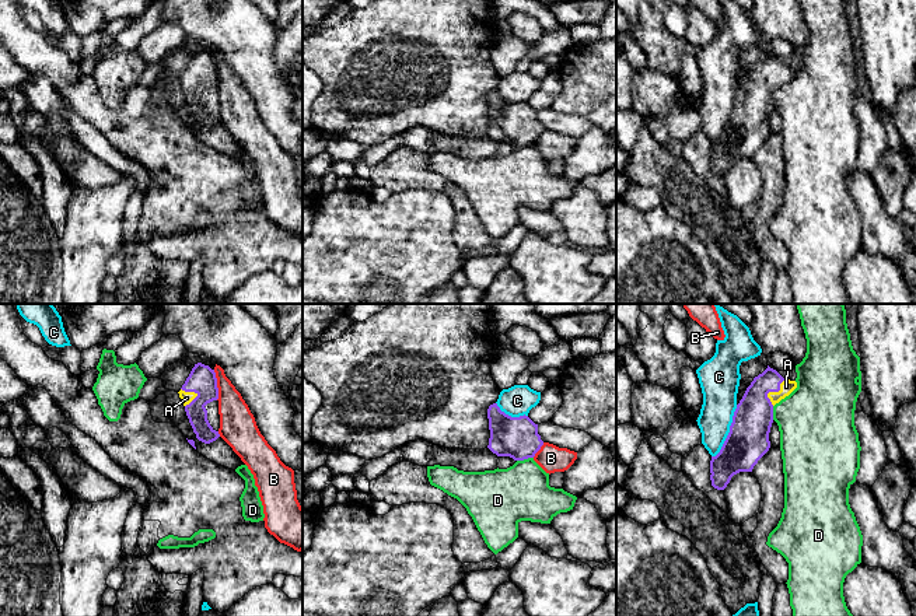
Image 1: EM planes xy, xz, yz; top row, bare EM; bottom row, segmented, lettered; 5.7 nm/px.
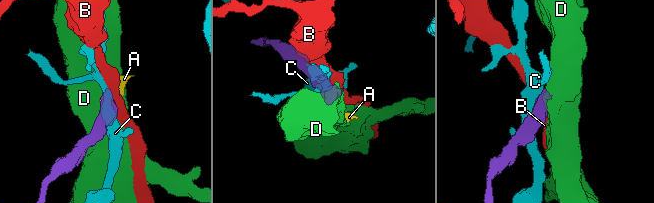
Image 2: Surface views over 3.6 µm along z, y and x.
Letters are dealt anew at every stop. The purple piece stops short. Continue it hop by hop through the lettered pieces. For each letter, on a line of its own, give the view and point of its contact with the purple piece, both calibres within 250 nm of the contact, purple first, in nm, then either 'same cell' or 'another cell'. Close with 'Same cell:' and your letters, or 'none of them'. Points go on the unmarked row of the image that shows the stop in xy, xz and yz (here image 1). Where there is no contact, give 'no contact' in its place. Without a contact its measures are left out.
A: yz (773, 77) | 220/80 nm | same cell
B: xy (216, 72) | 160/200 nm | another cell
C: yz (730, 118) | 240/200 nm | another cell
D: xz (524, 144) | 240/320 nm | another cell
Same cell: A

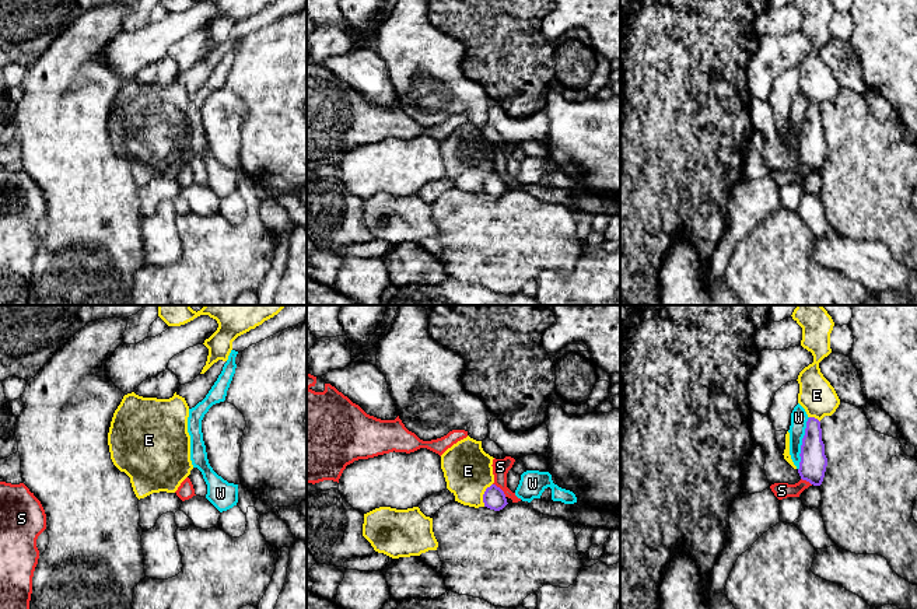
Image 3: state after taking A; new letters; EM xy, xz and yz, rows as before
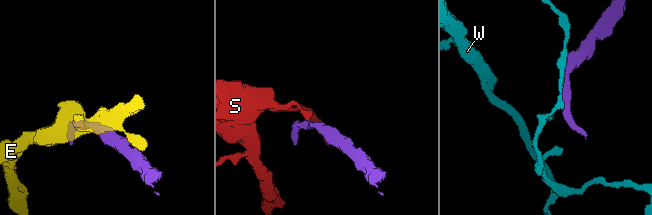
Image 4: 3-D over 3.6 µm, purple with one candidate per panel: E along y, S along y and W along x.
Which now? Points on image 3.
E: xz (483, 181) | 130/280 nm | another cell
S: xz (500, 175) | 130/100 nm | another cell
W: yz (802, 130) | 160/100 nm | another cell
Same cell: none of them

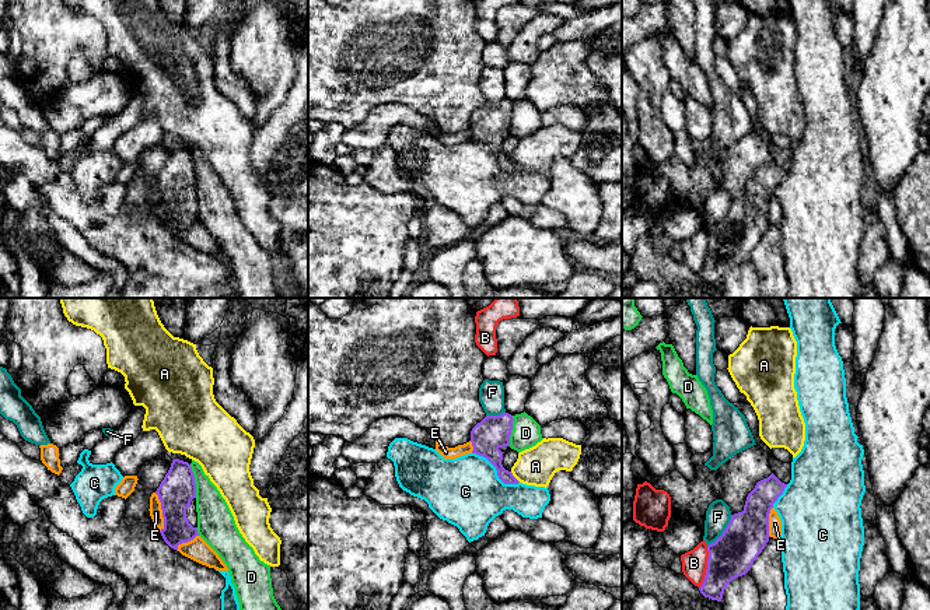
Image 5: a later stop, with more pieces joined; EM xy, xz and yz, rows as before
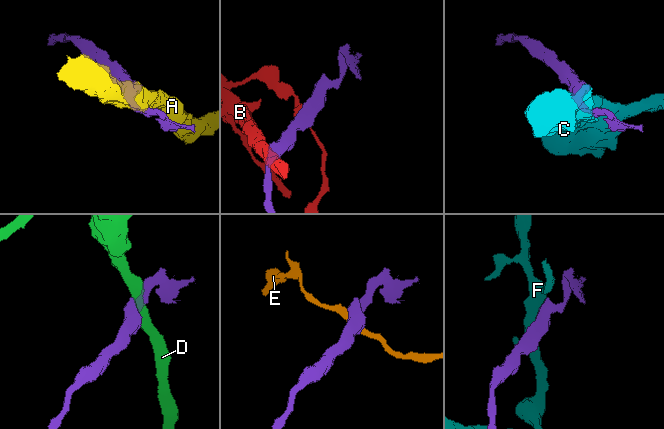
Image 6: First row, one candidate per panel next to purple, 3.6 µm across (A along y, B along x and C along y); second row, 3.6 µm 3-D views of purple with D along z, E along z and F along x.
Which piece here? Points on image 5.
A: xz (514, 164) | 150/220 nm | another cell
B: yz (708, 253) | 260/140 nm | another cell
C: xz (497, 158) | 190/400 nm | another cell
D: xy (193, 168) | 200/200 nm | another cell
E: xy (163, 199) | 200/80 nm | another cell
F: yz (723, 218) | 260/140 nm | another cell
Same cell: none of them

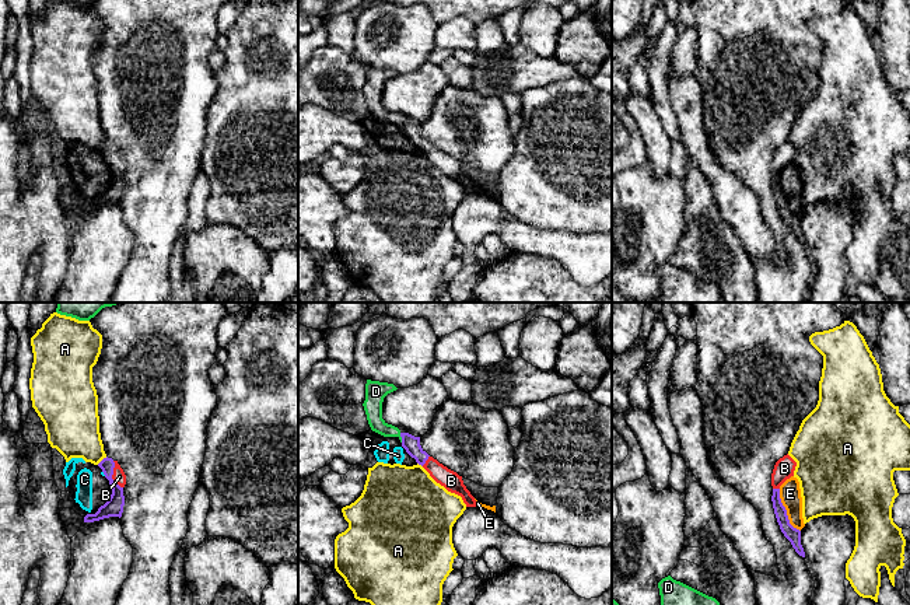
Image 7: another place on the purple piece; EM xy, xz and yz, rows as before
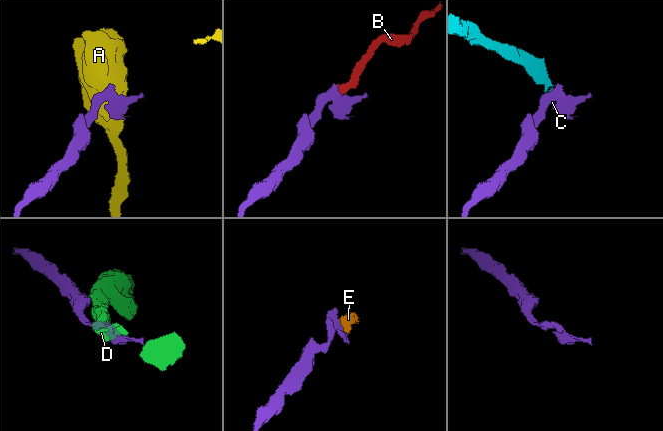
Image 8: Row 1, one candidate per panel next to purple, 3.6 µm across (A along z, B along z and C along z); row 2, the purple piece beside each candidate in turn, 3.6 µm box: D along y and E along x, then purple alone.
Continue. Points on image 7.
A: xy (102, 146) | 90/300 nm | another cell
B: xy (112, 160) | 110/70 nm | same cell
C: xy (104, 160) | 110/20 nm | another cell
D: xz (401, 122) | 100/110 nm | another cell
E: yz (786, 198) | 80/130 nm | another cell
Same cell: B

